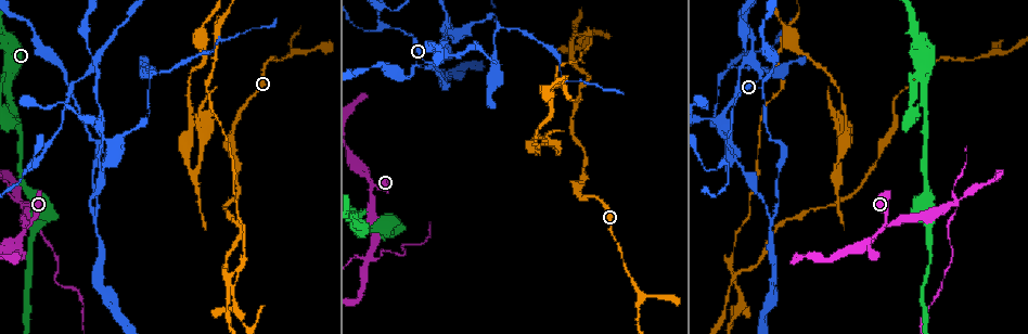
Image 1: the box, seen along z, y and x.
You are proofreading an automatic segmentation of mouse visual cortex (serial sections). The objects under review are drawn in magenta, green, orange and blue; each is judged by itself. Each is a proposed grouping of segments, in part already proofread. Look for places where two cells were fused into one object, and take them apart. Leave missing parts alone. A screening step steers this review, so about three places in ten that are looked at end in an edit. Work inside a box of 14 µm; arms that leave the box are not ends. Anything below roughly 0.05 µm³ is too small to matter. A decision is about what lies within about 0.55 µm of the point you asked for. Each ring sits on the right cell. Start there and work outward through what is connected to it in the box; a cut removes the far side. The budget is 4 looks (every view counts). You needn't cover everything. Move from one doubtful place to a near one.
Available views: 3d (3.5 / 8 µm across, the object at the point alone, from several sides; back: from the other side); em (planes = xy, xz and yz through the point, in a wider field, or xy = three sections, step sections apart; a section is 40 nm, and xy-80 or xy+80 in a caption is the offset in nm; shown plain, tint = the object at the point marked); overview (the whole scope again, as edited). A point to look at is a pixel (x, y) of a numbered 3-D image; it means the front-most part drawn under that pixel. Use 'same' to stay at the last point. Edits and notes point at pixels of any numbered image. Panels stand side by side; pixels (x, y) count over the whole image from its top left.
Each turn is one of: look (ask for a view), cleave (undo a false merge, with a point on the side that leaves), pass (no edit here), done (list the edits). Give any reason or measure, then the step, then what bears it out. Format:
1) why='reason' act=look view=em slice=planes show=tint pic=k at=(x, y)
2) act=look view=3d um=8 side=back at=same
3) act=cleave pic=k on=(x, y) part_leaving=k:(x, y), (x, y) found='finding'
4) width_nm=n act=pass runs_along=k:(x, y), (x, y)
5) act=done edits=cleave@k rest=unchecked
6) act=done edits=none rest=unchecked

why='sudden change in width' act=look view=3d um=3.5 pic=1 at=(98, 60)

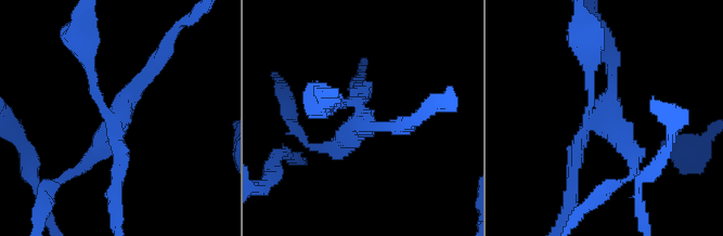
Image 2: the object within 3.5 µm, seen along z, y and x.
act=cleave pic=2 on=(591, 84) part_leaving=2:(592, 121), (578, 142), (564, 218) found='two cells meet here'

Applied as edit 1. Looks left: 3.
why='four-way junction' act=look view=3d um=3.5 pic=1 at=(584, 35)

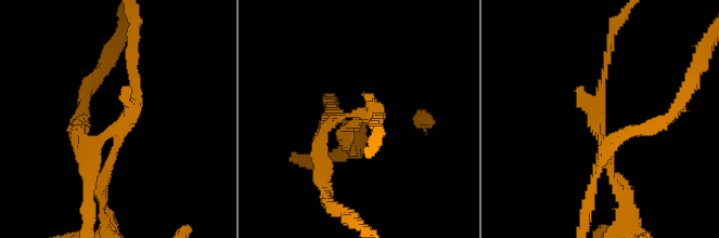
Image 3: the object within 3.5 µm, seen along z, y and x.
arms=4 arm_widths_nm=150,150,150,200 act=look view=em slice=xy step=2 show=tint pic=3 at=(354, 114)

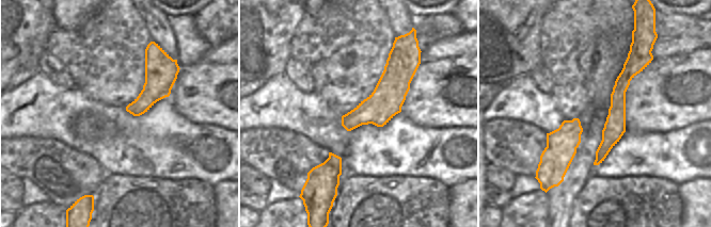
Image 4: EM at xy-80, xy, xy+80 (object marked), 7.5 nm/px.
why='cut it another way' act=look view=em slice=planes show=tint at=same

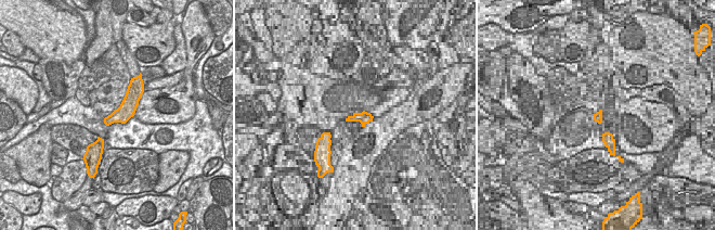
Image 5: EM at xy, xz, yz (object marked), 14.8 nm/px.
width_nm=240 act=cleave pic=3 on=(592, 111) part_leaving=3:(596, 133), (593, 107), (607, 53) found='two cells meet here'

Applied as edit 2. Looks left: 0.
act=done edits=cleave@2,cleave@3 rest=unchecked

